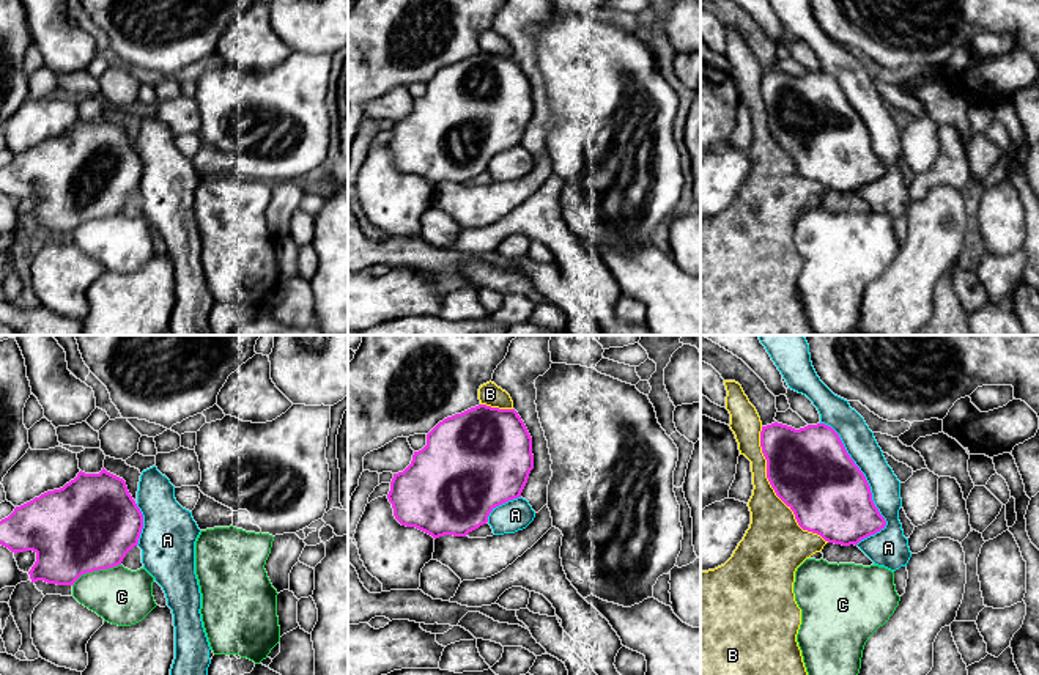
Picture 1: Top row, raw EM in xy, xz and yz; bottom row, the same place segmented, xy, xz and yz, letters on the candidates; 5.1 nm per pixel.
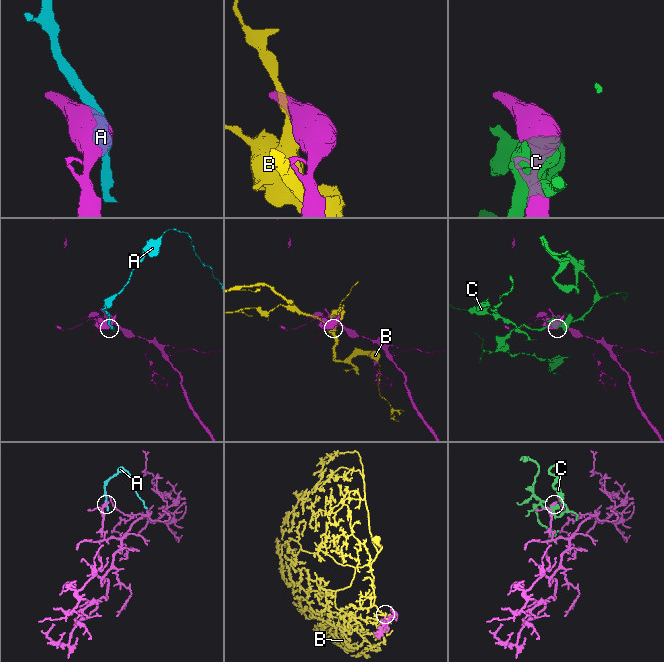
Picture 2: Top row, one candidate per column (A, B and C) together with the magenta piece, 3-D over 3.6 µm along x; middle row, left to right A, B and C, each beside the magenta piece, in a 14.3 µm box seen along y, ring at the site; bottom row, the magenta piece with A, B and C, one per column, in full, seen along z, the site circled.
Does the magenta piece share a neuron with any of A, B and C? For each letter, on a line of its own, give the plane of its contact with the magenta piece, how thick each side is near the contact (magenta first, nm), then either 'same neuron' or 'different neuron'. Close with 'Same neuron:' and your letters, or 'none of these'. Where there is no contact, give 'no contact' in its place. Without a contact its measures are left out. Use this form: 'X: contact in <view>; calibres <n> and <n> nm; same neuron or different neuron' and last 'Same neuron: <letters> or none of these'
A: contact in yz; calibres 400 and 160 nm; different neuron
B: contact in yz; calibres 420 and 280 nm; different neuron
C: contact in xy; calibres 480 and 280 nm; different neuron
Same neuron: none of these

